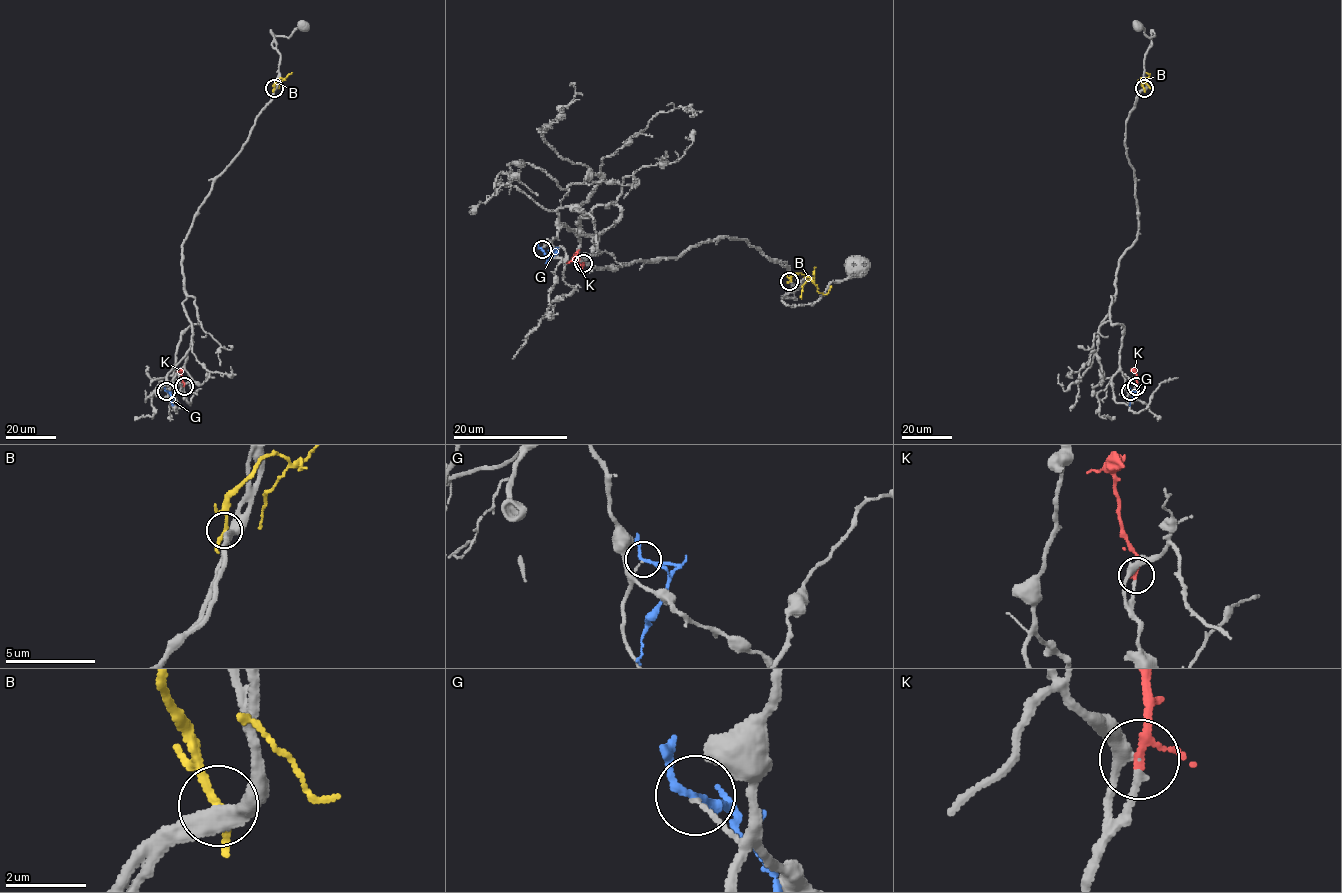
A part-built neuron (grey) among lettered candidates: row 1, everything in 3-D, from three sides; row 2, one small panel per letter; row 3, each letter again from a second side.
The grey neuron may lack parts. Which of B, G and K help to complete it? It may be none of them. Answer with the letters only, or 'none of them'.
K

